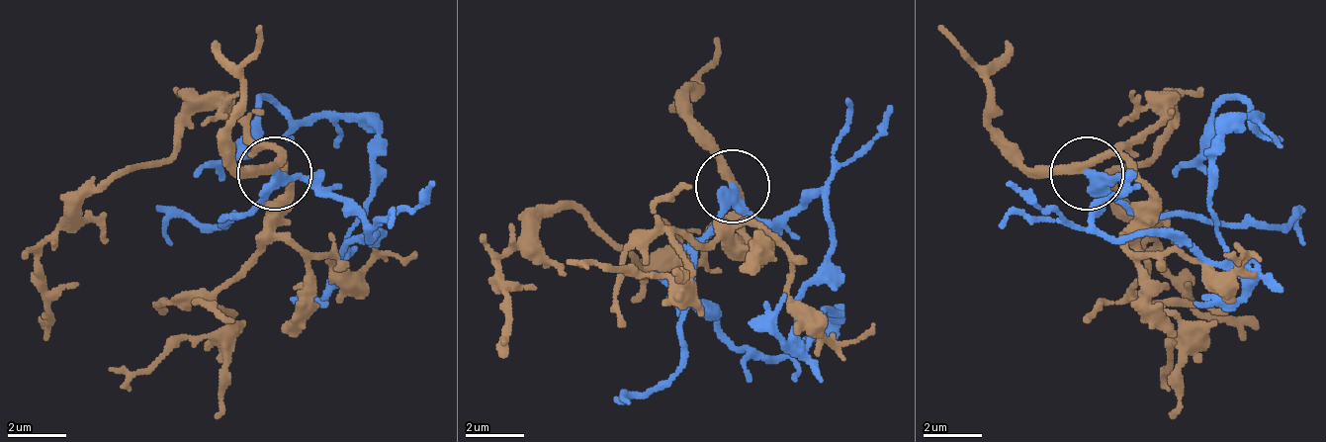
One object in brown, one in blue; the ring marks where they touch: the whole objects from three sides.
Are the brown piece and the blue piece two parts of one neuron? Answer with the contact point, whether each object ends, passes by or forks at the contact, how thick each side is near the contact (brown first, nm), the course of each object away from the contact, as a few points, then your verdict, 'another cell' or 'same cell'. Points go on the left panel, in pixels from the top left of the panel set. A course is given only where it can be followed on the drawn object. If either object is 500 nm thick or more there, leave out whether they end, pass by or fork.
(275, 173) | brown passes by | blue passes by | 280/280 nm | brown via (277, 171), (277, 156), (239, 127), (188, 112), (158, 164), (129, 164), (99, 186), (40, 252), (40, 326) | blue via (277, 171), (373, 237), (343, 260), (373, 193), (365, 127), (269, 97), (195, 179) | another cell

